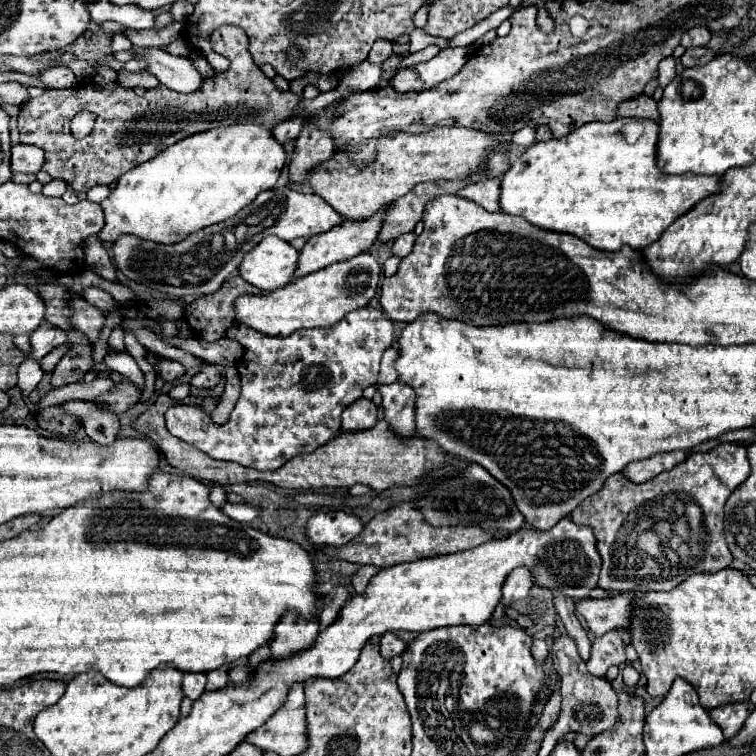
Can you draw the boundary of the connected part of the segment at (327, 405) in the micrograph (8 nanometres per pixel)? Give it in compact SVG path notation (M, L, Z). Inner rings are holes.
M366 305L350 311L332 327L296 331L288 337L260 335L260 331L248 331L248 327L236 327L236 323L226 331L226 335L236 337L244 347L244 357L238 363L242 391L230 419L224 425L218 425L212 421L210 413L198 405L172 405L166 411L166 427L174 437L198 447L214 459L236 461L266 471L282 467L294 455L312 451L340 433L340 413L344 407L360 399L368 385L376 385L380 357L394 341L394 323L382 311Z

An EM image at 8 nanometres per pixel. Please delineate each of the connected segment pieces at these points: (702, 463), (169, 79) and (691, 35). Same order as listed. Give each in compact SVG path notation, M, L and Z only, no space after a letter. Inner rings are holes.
M720 443L706 453L692 451L678 463L672 471L664 471L650 481L632 483L622 473L612 475L604 483L602 491L584 499L576 511L570 513L572 521L580 525L590 525L596 531L602 573L598 587L606 591L672 591L676 585L686 581L696 573L716 573L726 569L732 555L724 539L724 503L732 491L744 483L750 475L750 463L746 455L748 447L744 443ZM692 507L698 507L698 515L690 515Z
M132 47L136 59L144 59L148 63L148 71L156 75L160 85L178 91L178 93L192 93L200 87L202 75L194 67L194 63L188 57L176 57L170 55L162 47Z
M698 25L698 27L692 27L684 33L682 37L682 47L684 49L690 49L690 47L706 47L710 41L710 31L708 27L704 25Z

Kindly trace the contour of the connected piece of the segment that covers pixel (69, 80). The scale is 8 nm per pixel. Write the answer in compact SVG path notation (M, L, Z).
M48 67L42 73L38 73L36 79L46 89L64 89L64 87L72 87L76 83L74 73L68 67Z

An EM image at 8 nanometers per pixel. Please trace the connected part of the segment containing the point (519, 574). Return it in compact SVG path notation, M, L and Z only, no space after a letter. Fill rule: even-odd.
M524 569L512 571L512 575L508 575L508 579L502 587L502 605L504 605L504 609L508 609L516 601L526 599L530 587L532 587L530 571L524 571Z

